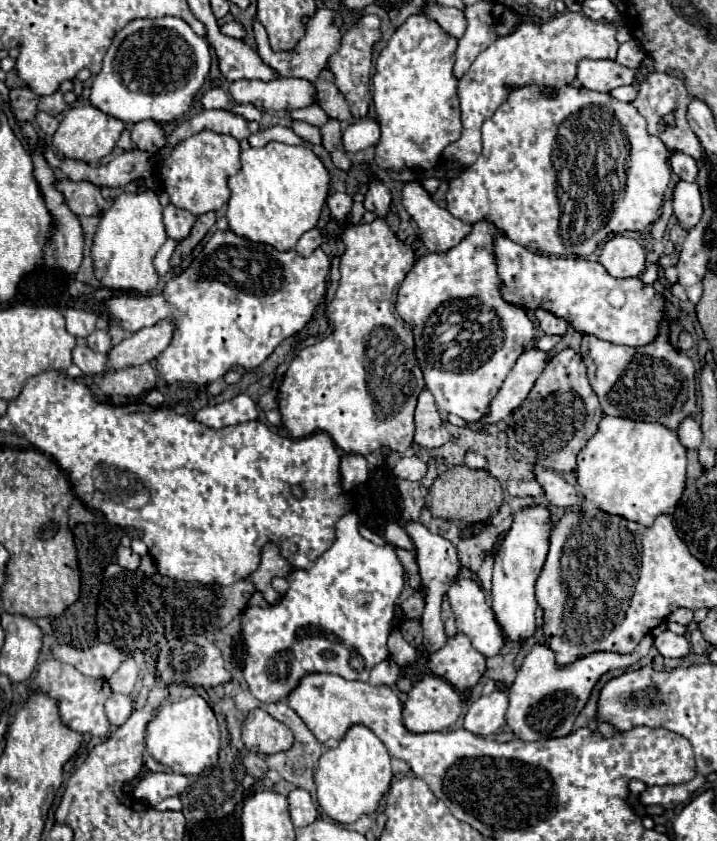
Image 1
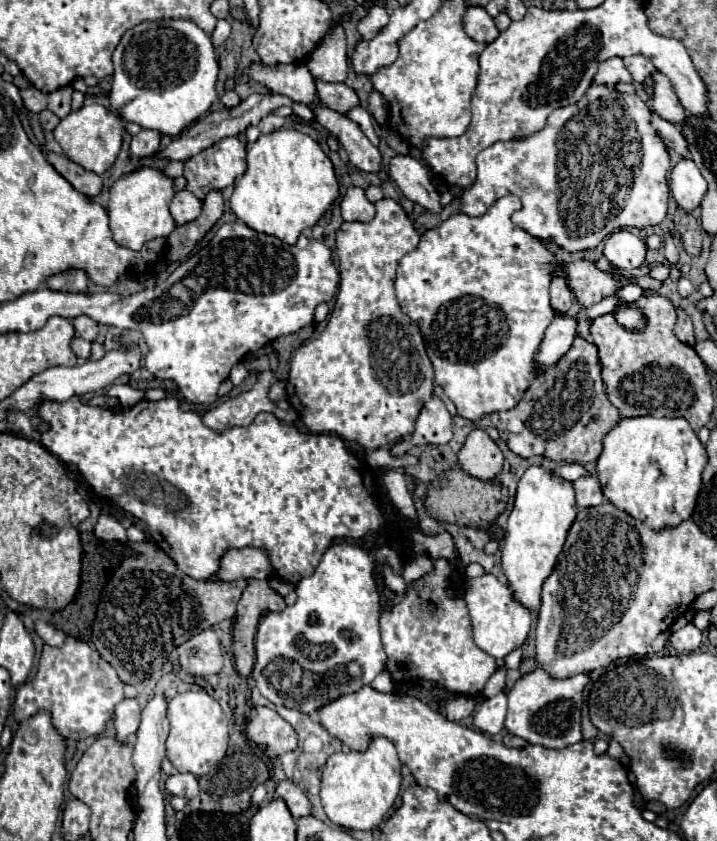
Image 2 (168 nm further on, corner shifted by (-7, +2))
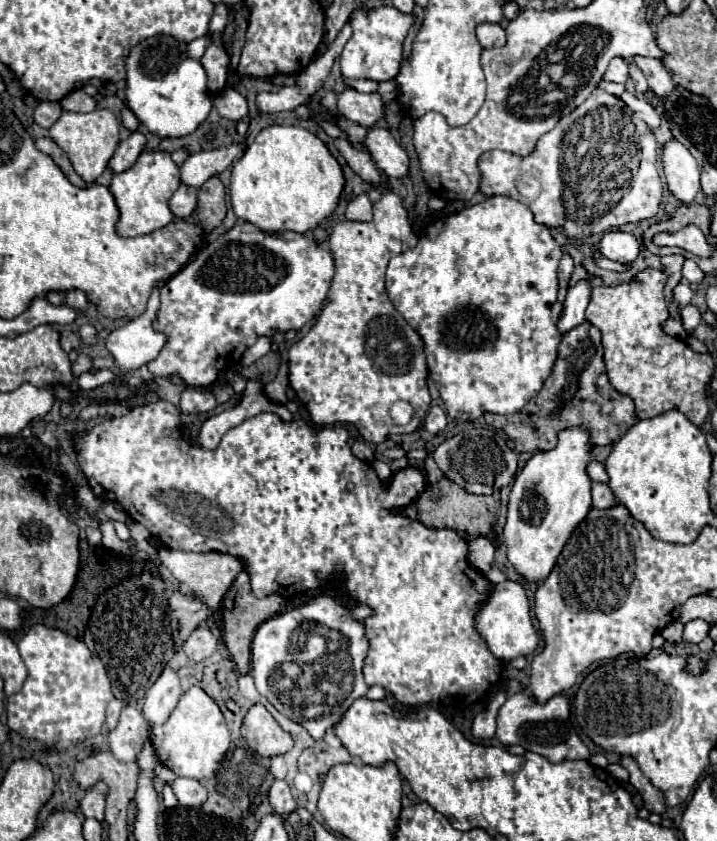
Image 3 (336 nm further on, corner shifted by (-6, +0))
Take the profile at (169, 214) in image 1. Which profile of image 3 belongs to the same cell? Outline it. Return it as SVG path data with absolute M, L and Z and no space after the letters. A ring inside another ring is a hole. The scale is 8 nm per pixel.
M181 184L169 200L169 208L177 218L189 218L197 206L197 188Z

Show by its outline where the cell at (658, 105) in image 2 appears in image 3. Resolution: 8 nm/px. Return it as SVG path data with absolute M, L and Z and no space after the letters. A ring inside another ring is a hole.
M633 56L633 62L645 74L645 78L649 82L649 90L655 92L657 96L667 96L675 88L673 80L671 80L671 74L665 70L665 66L661 64L661 60Z

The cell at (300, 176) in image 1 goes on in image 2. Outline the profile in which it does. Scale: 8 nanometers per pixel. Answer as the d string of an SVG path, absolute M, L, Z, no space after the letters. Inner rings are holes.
M280 128L248 146L248 170L236 182L230 210L256 232L276 236L286 244L296 244L298 236L324 216L338 194L332 162L320 144L294 128Z

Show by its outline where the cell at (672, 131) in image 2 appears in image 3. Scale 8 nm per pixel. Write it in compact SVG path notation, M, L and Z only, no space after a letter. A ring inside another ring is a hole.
M625 90L621 94L621 100L631 108L631 112L635 112L637 118L641 118L643 122L647 122L649 128L657 128L661 124L661 116L655 112L655 108L651 104L647 104L645 100L639 100L633 92Z

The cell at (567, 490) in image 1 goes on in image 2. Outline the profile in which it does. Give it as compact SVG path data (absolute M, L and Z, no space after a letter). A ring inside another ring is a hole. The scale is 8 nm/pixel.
M582 476L574 480L574 492L576 492L576 504L580 510L602 504L602 490L596 476Z

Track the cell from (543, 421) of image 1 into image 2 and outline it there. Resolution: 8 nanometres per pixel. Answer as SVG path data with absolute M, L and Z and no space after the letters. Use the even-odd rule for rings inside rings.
M576 338L572 348L552 368L548 368L546 372L542 372L534 378L534 382L530 384L530 388L526 390L526 394L518 402L518 406L514 406L512 410L506 410L506 412L494 412L490 416L490 420L496 426L500 438L506 442L506 446L522 458L544 456L554 462L588 464L600 456L602 438L620 420L620 414L606 398L604 382L600 378L600 362L598 362L596 346L582 338Z

